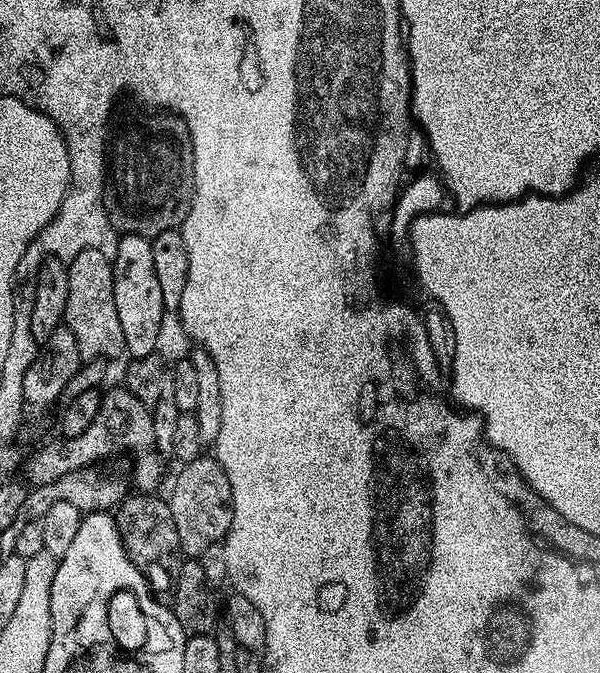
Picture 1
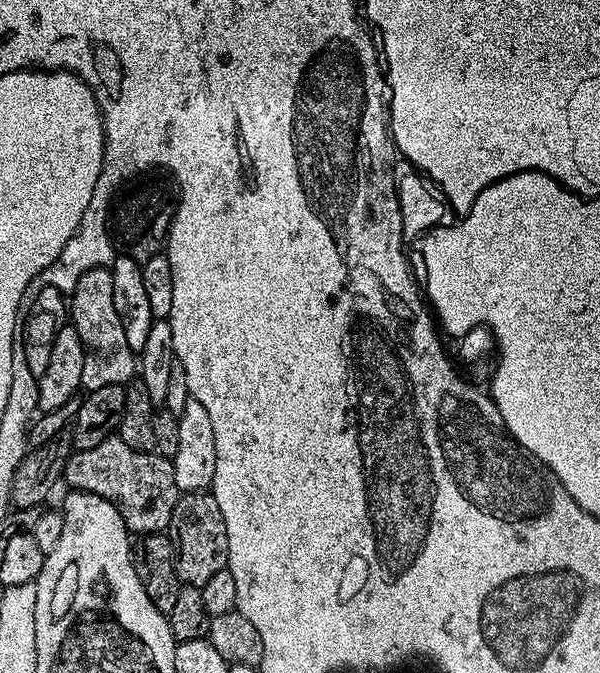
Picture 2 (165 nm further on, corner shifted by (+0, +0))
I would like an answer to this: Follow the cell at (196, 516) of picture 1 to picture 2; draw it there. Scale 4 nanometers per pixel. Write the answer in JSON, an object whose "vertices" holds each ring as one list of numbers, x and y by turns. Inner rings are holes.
{"vertices":[[211,491,186,492,177,498,170,525,170,539,174,545,174,570,181,585,192,585,199,589,213,574,218,574,218,570,228,566,226,522]]}

